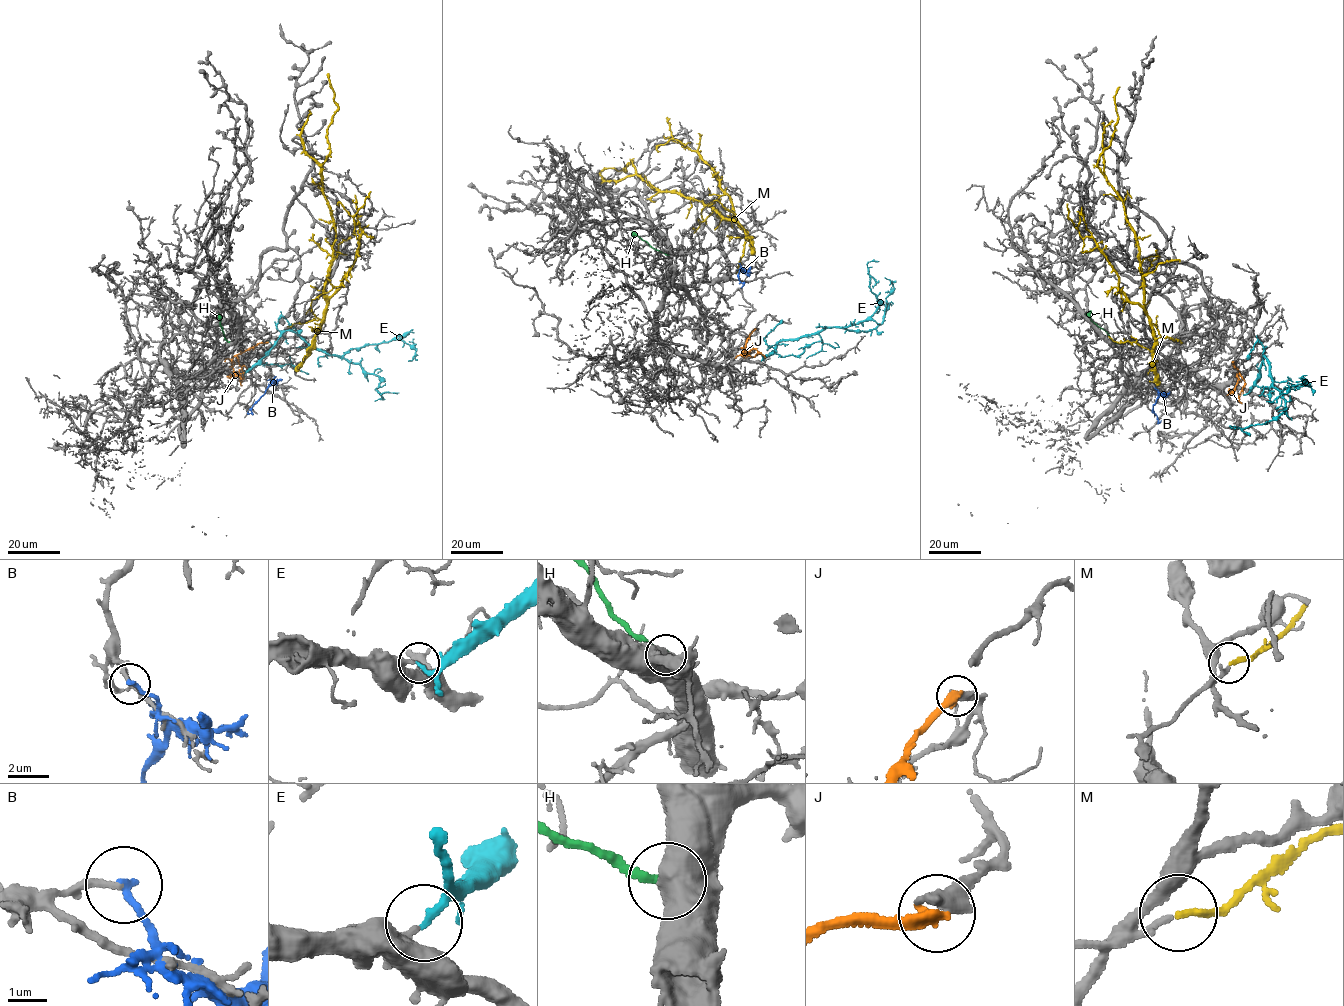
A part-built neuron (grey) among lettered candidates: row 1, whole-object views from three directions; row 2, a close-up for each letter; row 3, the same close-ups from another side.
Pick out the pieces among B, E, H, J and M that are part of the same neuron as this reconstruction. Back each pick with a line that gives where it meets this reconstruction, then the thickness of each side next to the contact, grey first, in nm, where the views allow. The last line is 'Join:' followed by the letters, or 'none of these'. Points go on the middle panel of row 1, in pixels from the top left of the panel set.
E: Touches grey at (761, 360). Thickness 400 nm (grey) against 190 nm
Join: E

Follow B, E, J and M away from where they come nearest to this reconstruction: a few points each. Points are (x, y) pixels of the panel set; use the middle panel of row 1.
B: (739, 263), (742, 270), (738, 278), (744, 284), (741, 287)
E: (761, 360), (779, 341), (797, 340), (829, 327), (876, 329), (882, 323), (886, 297), (893, 289), (884, 277)
J: (755, 329), (750, 333), (743, 352), (753, 357), (761, 352), (765, 358)
M: (708, 205), (727, 194), (732, 217), (661, 191), (630, 161), (626, 171), (600, 172)

